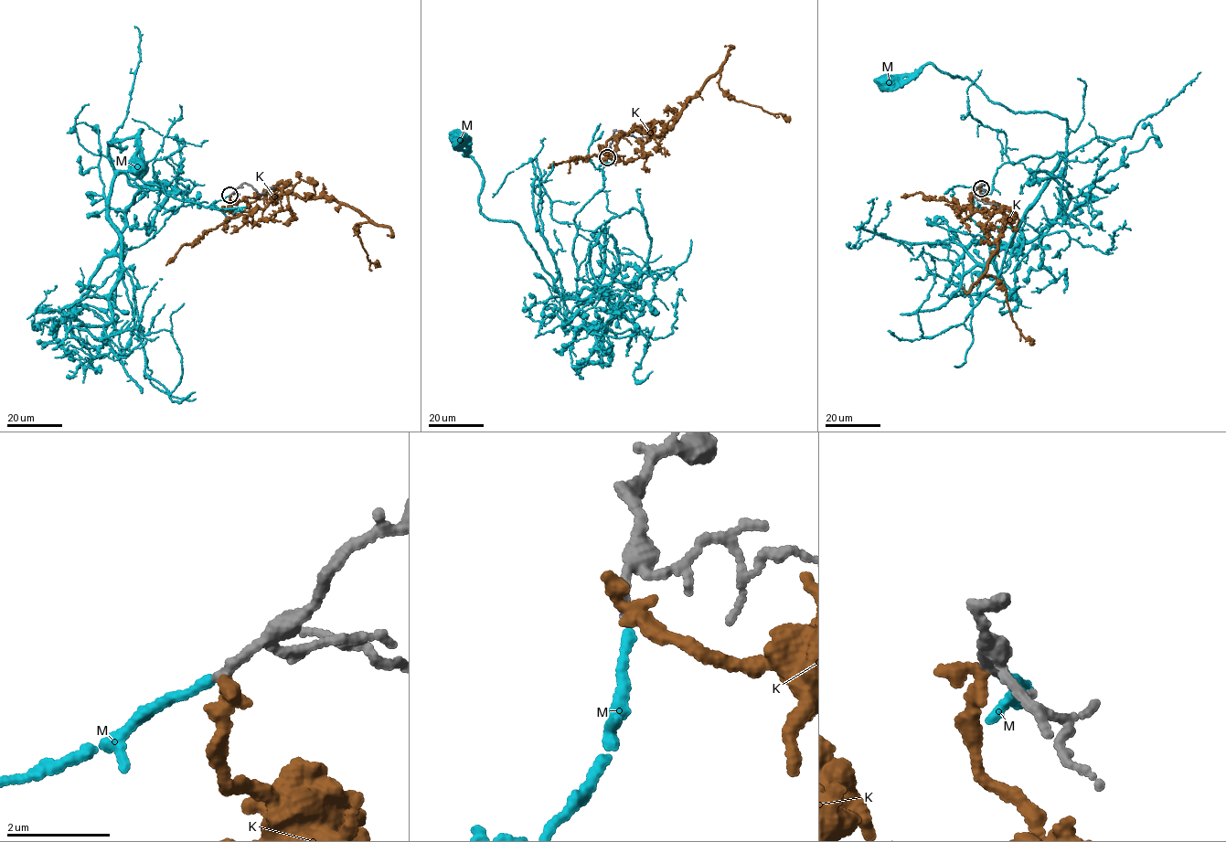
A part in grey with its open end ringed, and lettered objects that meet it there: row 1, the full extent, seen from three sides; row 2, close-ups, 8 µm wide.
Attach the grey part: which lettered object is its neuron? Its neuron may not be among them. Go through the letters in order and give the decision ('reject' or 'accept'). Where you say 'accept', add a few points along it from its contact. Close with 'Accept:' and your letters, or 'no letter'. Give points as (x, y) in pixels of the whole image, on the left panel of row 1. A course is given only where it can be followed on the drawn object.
K: reject
M: accept; it runs (229, 195), (204, 207), (114, 169), (109, 143), (126, 147), (108, 143), (141, 129), (137, 167)
Accept: M

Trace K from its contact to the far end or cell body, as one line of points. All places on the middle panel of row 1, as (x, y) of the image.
K: (607, 156), (625, 162), (641, 155), (642, 144), (676, 121), (720, 69), (719, 88), (734, 100), (789, 122)

